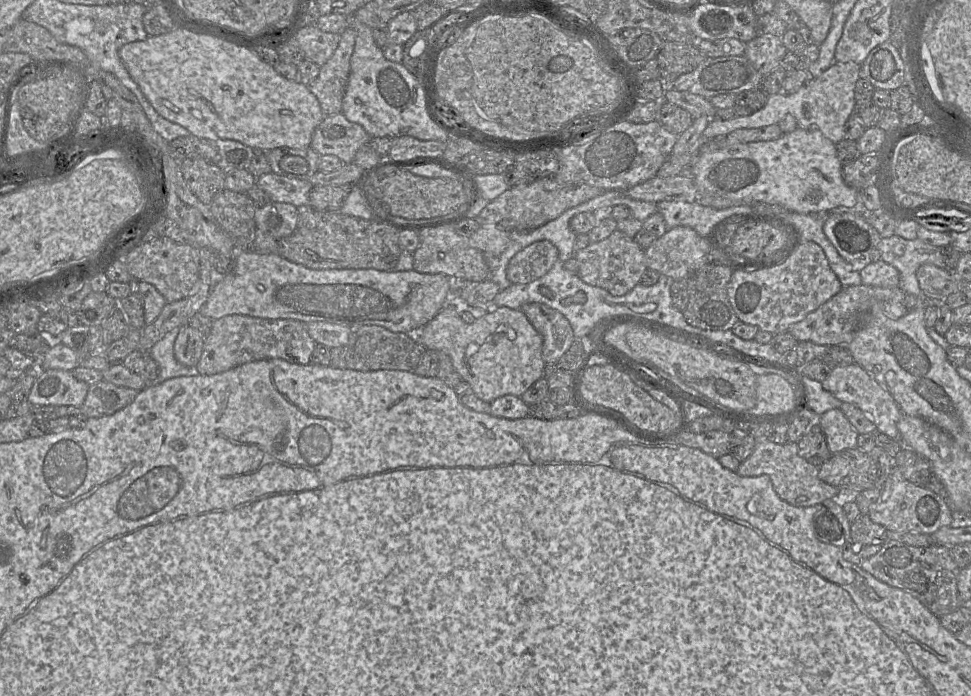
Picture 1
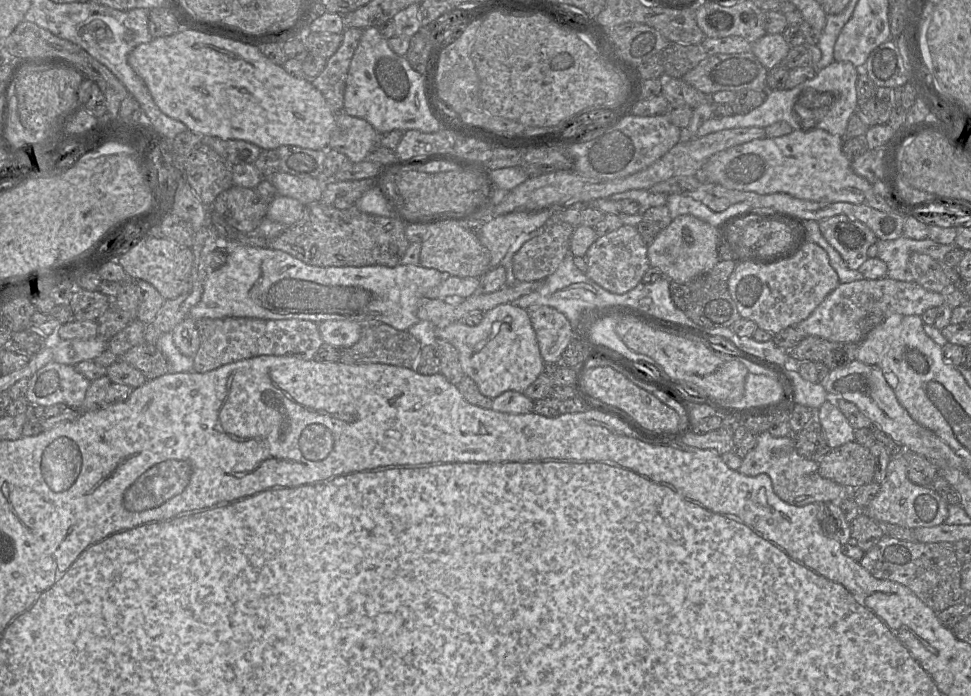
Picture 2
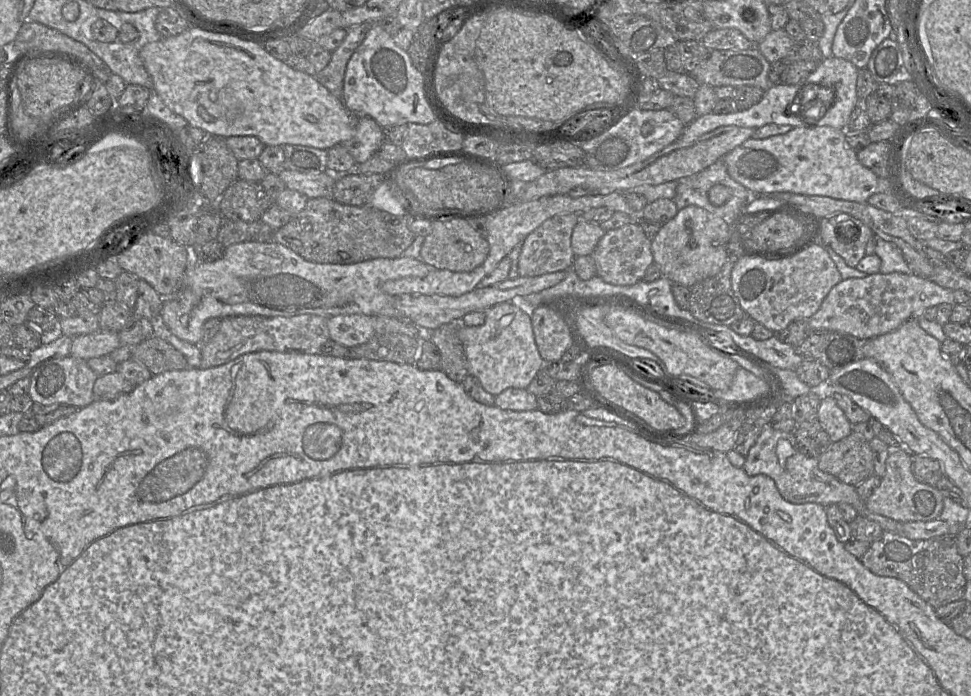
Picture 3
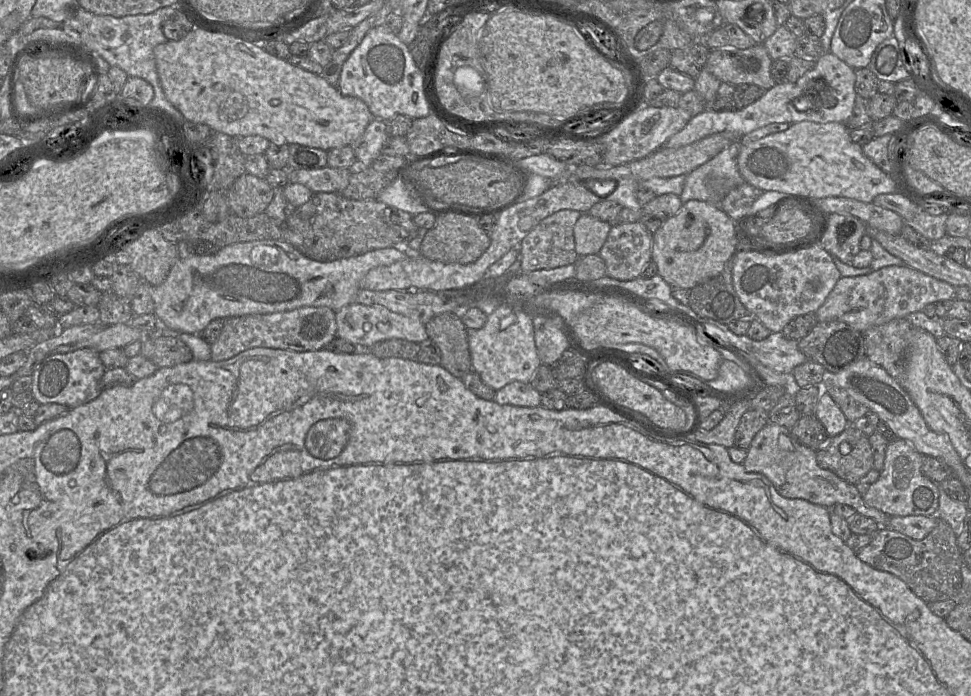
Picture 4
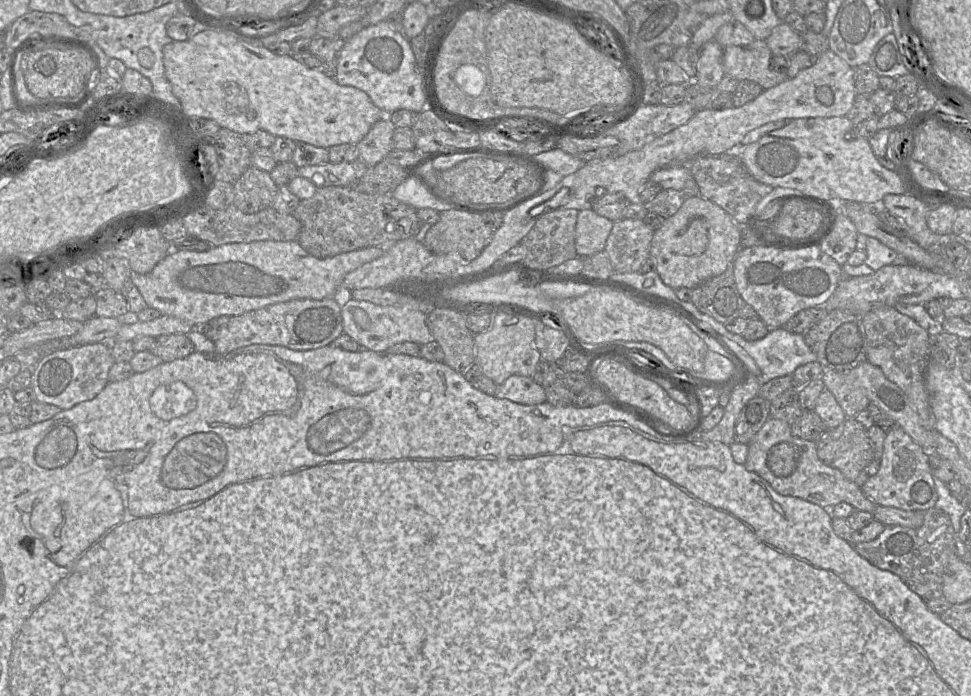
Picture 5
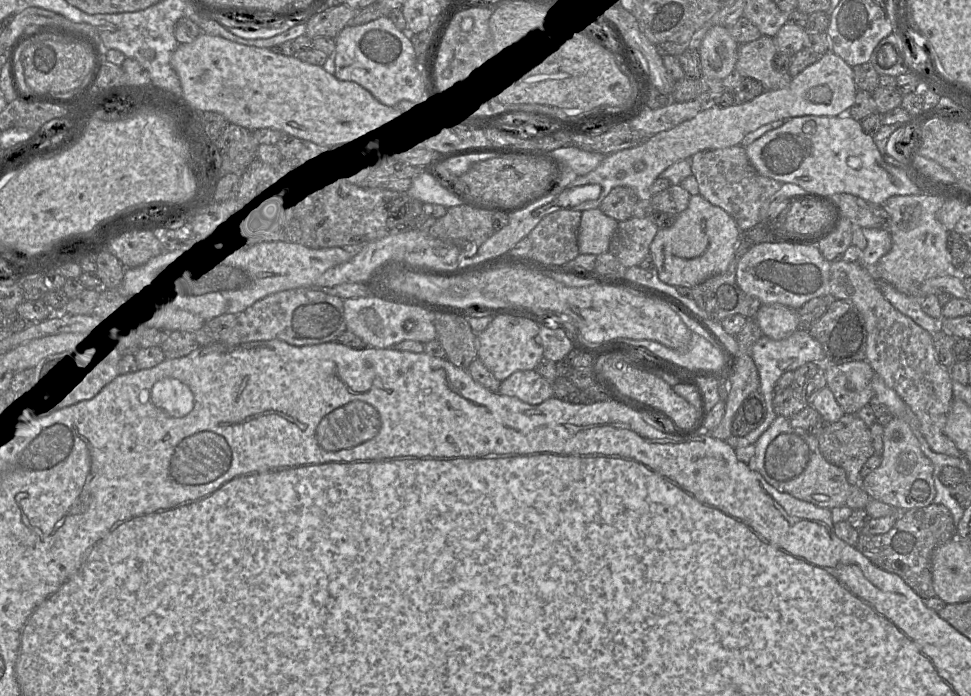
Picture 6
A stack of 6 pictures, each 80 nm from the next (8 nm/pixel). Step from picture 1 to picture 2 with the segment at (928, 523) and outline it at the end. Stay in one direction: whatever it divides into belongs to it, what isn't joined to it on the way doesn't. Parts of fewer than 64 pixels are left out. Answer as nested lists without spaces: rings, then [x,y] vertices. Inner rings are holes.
[[[901,455],[890,459],[886,476],[880,484],[877,495],[862,512],[865,512],[876,522],[888,522],[915,529],[945,523],[948,516],[948,505],[933,489],[917,485],[909,480],[907,477],[906,460]]]

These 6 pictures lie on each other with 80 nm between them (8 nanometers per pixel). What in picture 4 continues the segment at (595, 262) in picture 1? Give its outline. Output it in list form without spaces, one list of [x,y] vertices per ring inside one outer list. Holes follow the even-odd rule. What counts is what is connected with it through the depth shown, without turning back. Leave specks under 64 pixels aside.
[[[641,222],[612,225],[598,255],[606,266],[606,276],[628,281],[641,276],[644,267],[652,260],[653,234]]]

